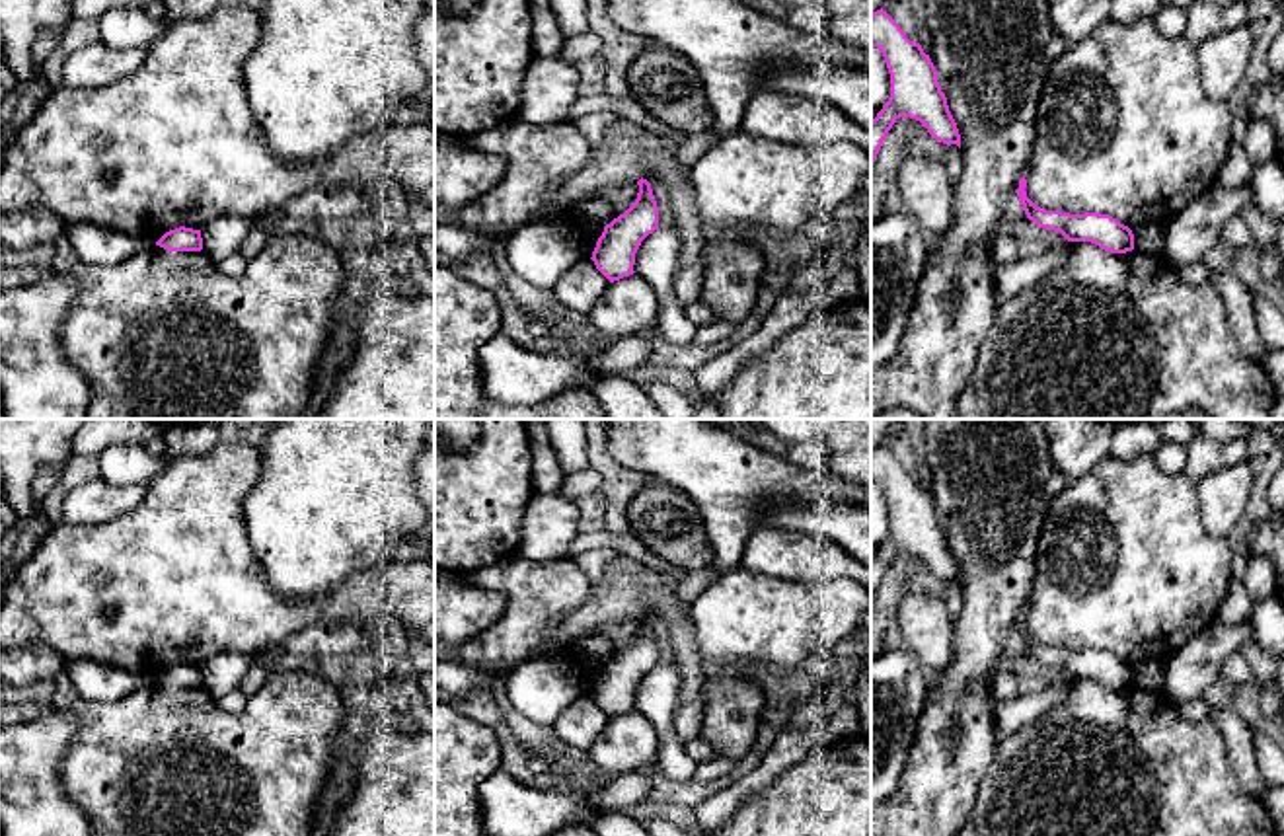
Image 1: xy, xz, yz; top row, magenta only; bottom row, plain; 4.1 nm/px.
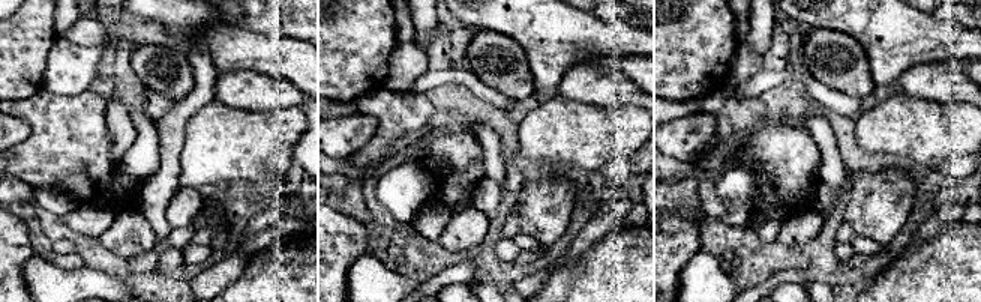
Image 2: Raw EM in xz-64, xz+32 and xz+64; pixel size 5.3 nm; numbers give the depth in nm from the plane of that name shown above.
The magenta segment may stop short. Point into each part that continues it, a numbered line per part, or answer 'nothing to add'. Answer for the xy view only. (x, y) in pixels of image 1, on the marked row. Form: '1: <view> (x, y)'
nothing to add

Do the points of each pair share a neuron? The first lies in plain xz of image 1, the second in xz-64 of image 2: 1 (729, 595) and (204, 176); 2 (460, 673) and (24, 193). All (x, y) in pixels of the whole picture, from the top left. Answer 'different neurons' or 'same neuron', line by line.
1: same neuron
2: same neuron

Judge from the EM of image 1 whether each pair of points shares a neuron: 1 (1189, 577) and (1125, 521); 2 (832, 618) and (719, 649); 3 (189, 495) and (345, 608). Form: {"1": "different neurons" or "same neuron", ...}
{"1": "same neuron", "2": "same neuron", "3": "same neuron"}

